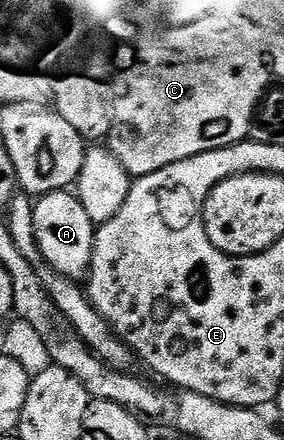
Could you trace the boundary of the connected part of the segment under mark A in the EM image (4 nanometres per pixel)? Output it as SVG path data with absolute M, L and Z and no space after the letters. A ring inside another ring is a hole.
M70 190L44 195L34 204L36 245L42 262L47 262L52 272L62 276L79 275L91 266L91 254L95 244L96 224Z

